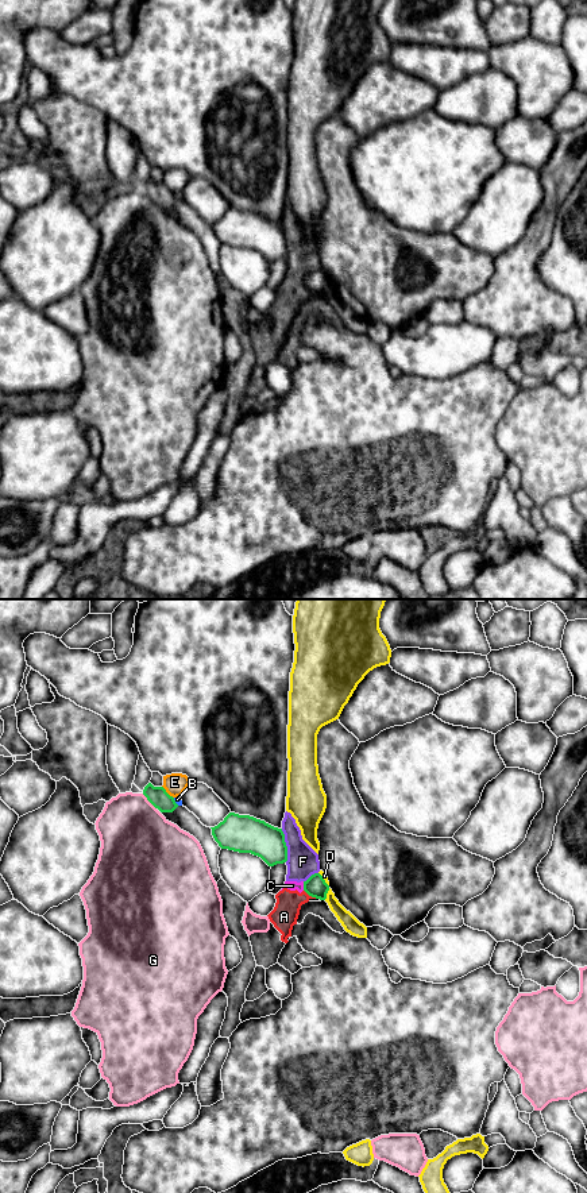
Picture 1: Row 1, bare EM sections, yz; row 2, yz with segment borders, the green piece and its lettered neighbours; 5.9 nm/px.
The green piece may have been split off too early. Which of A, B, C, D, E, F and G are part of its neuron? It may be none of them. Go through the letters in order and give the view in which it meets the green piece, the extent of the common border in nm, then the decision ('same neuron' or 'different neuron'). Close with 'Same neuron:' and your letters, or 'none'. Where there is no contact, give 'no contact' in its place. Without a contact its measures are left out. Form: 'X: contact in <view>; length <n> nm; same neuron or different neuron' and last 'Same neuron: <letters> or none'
A: contact in yz; length 90 nm; different neuron
B: contact in yz; length 60 nm; different neuron
C: contact in yz; length 60 nm; different neuron
D: contact in yz; length 80 nm; different neuron
E: contact in yz; length 100 nm; different neuron
F: contact in yz; length 200 nm; different neuron
G: contact in yz; length 130 nm; different neuron
Same neuron: none

